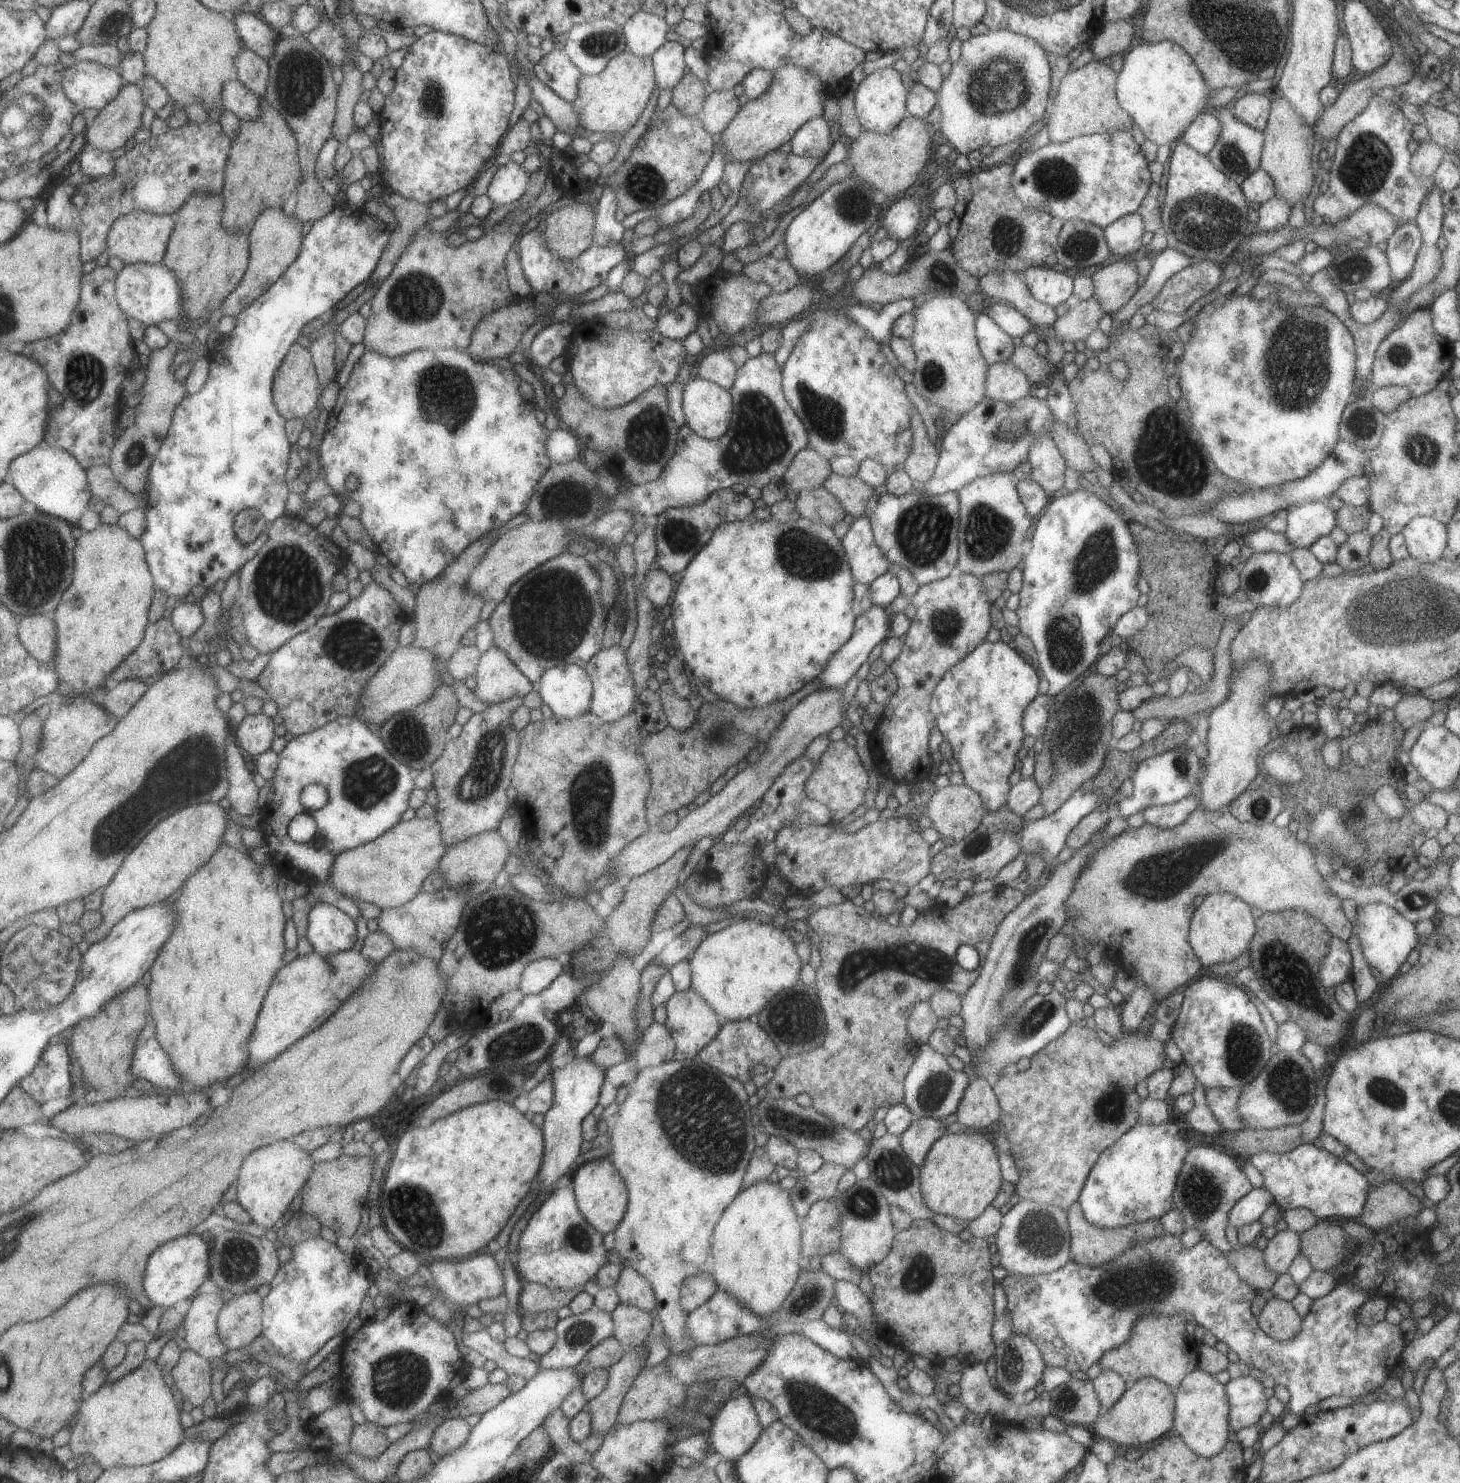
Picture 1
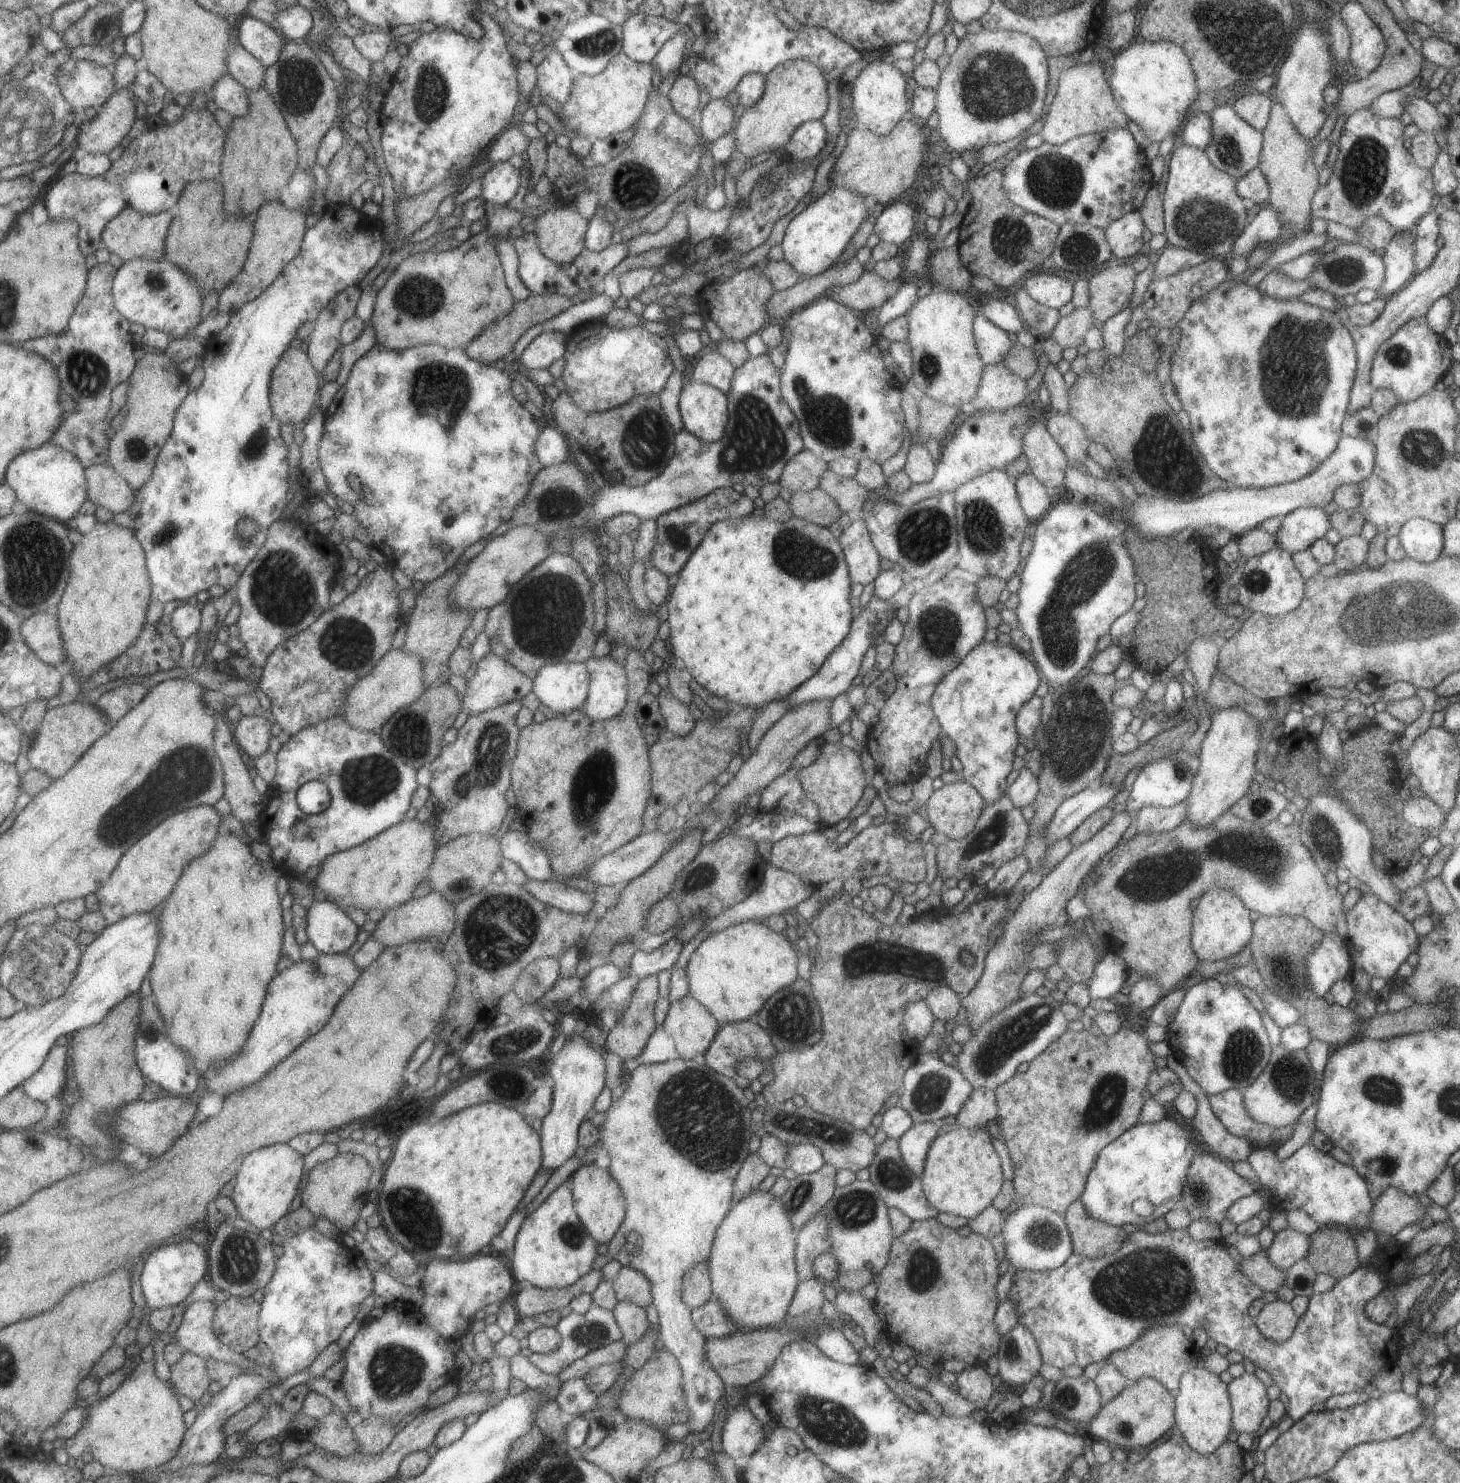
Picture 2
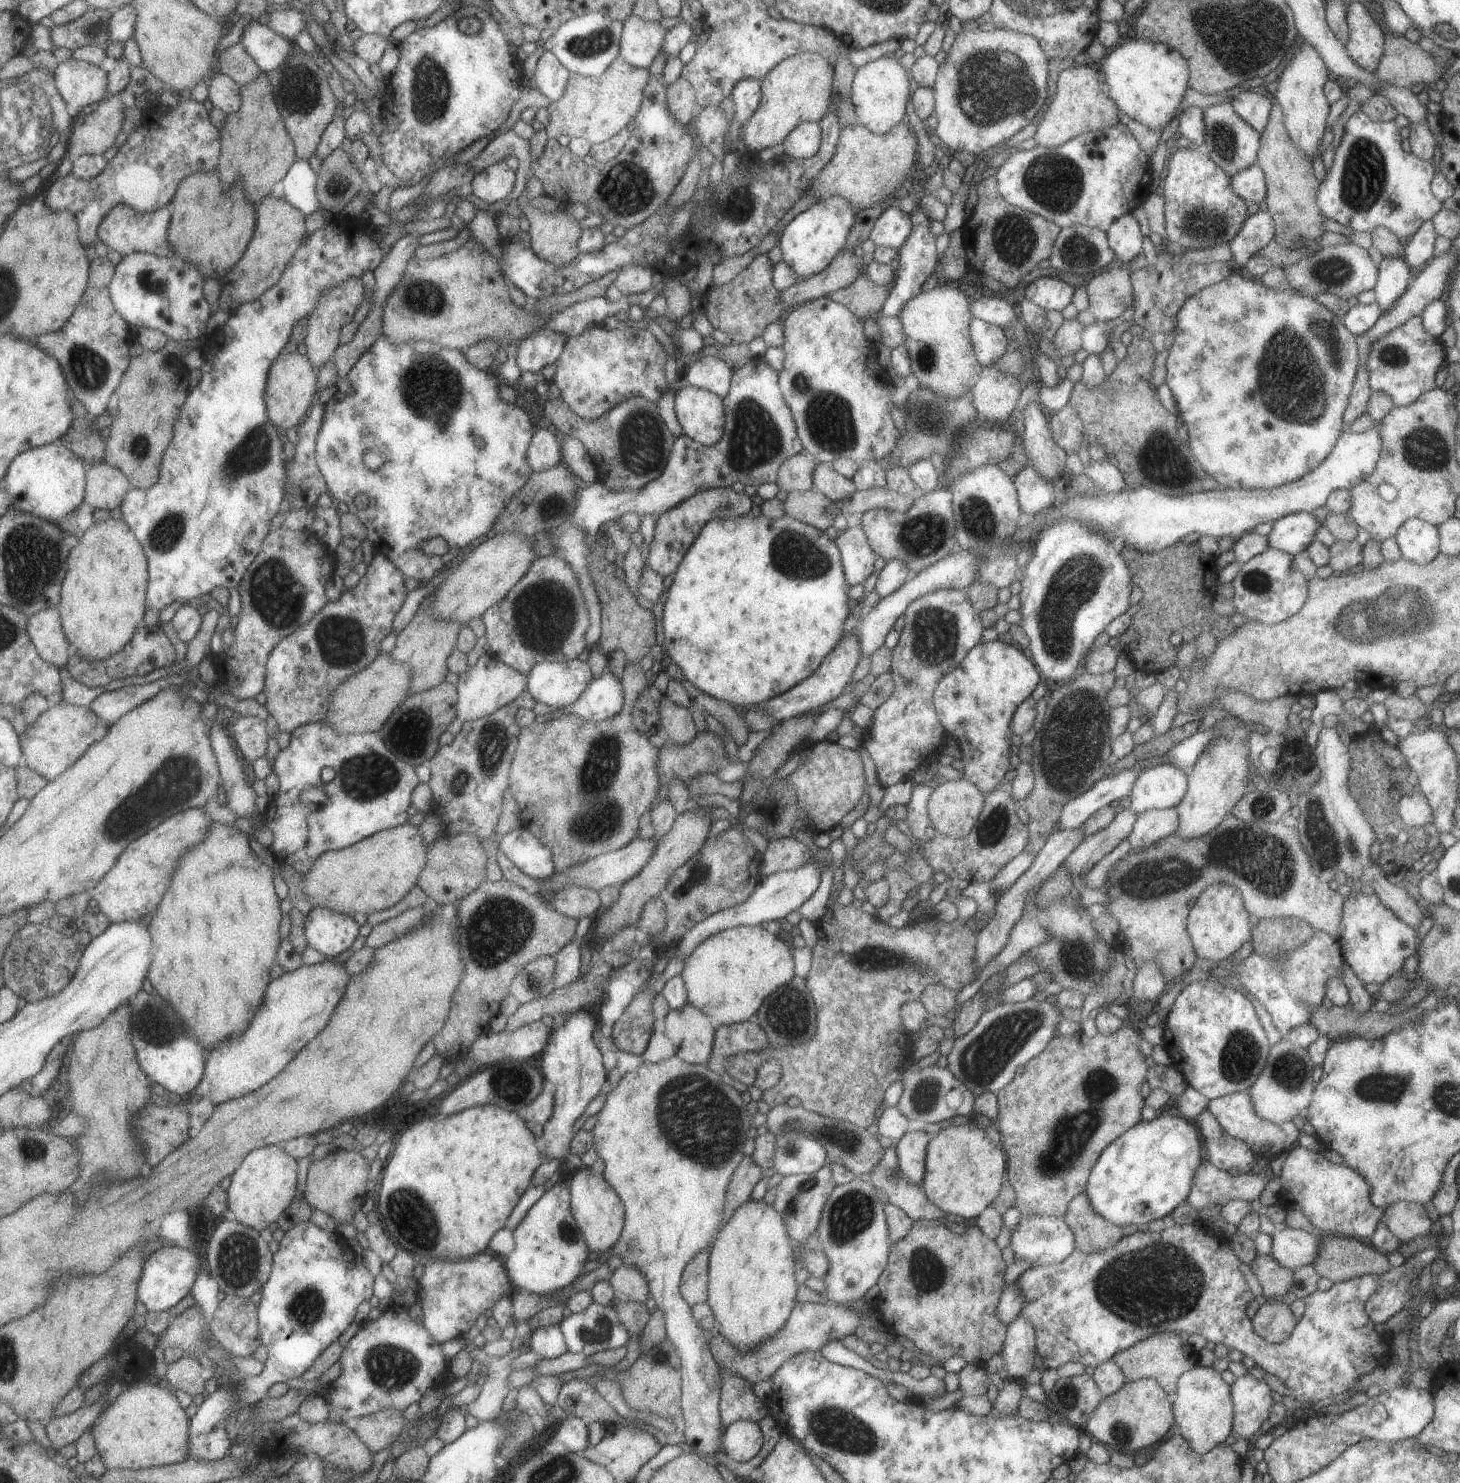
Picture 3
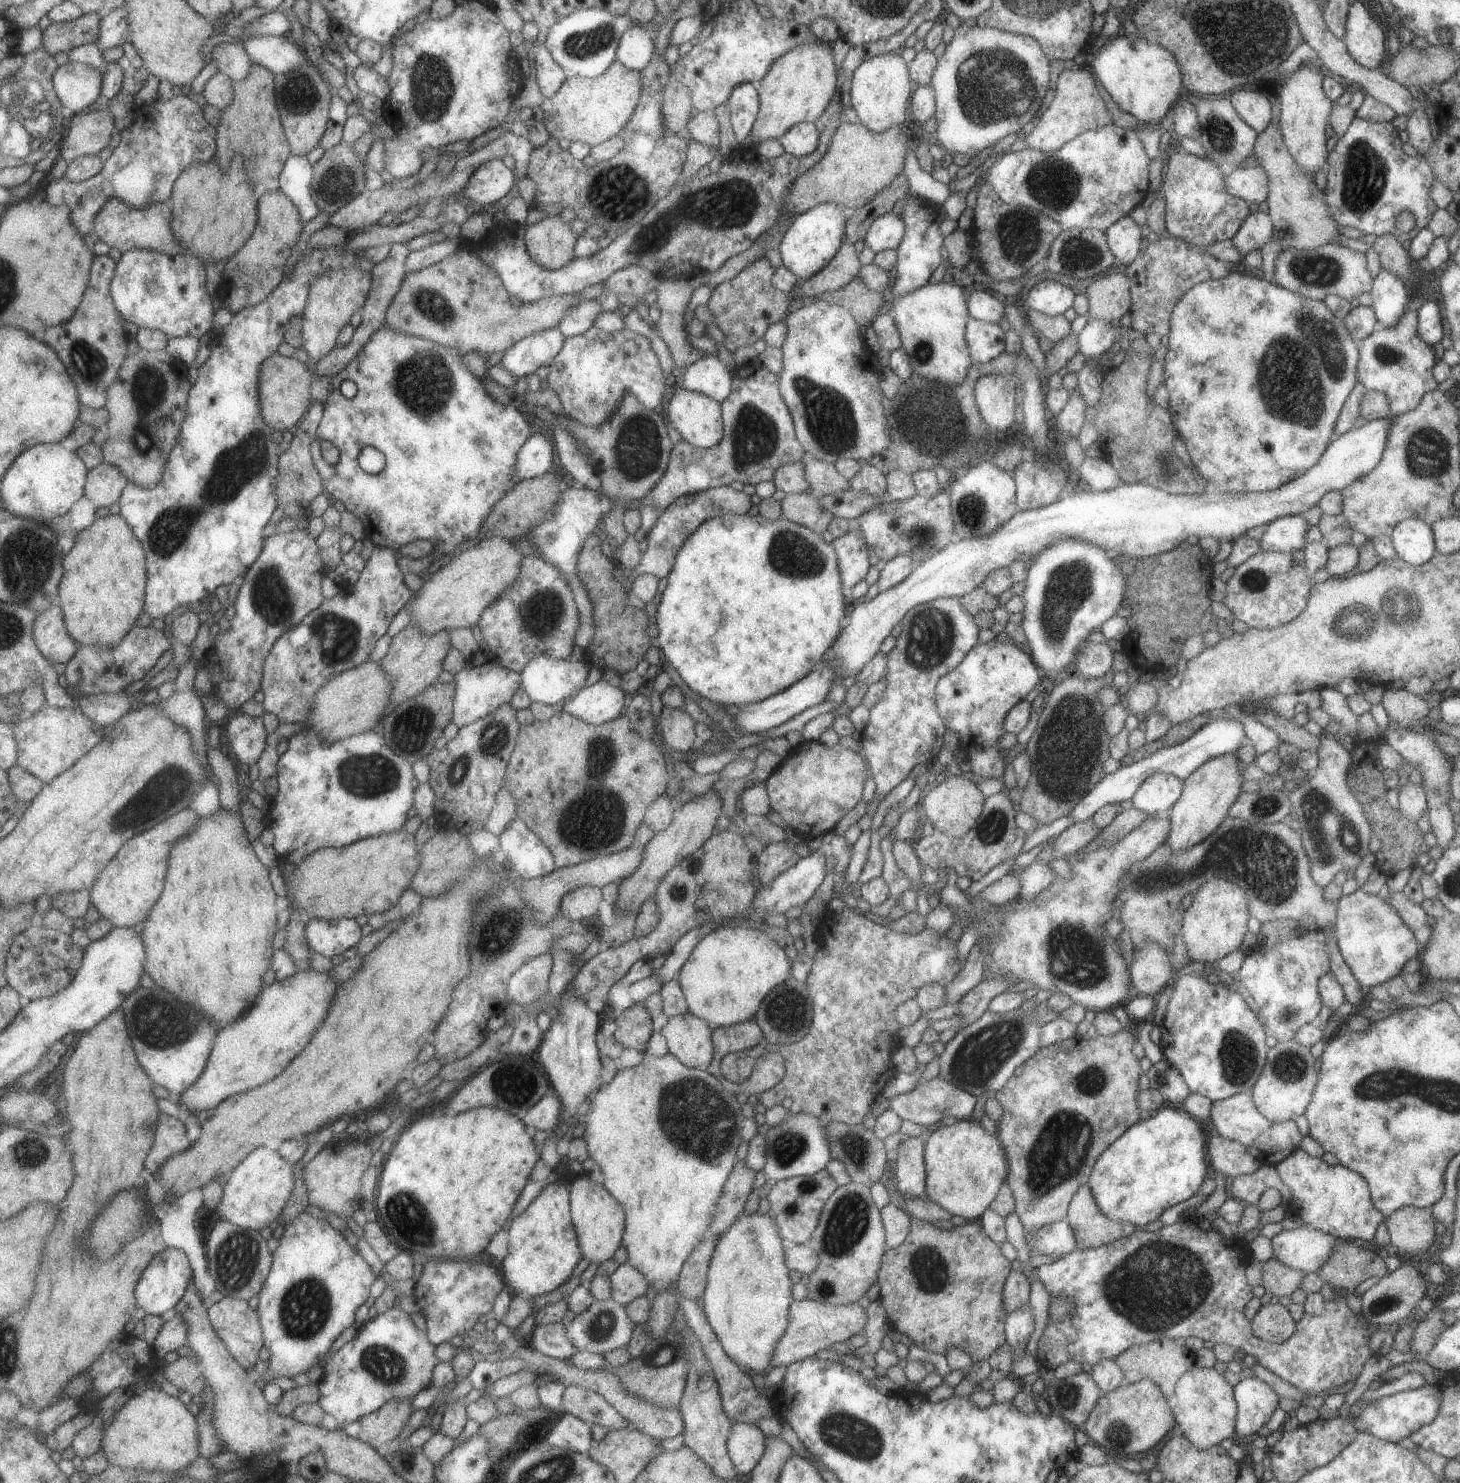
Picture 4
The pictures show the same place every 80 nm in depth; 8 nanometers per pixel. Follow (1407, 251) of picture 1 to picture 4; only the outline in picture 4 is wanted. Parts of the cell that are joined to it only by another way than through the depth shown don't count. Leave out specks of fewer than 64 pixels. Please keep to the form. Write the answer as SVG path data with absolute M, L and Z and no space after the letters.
M1380 268L1372 280L1370 293L1370 307L1379 324L1383 328L1393 326L1406 310L1410 293L1406 282L1387 269Z

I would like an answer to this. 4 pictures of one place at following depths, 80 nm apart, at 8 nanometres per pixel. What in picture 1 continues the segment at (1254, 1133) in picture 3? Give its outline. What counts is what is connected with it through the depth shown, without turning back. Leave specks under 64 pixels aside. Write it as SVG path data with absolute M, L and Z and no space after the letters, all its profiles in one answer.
M1204 1088L1204 1097L1209 1110L1223 1129L1236 1131L1244 1128L1236 1111L1237 1099L1239 1098L1238 1088Z

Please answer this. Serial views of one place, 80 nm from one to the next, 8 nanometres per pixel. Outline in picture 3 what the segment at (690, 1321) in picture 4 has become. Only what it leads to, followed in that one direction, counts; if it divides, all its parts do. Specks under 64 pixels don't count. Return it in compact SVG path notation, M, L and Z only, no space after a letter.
M719 1370L722 1383L718 1409L720 1426L723 1429L736 1420L752 1420L757 1423L768 1414L764 1402L753 1395L752 1385L743 1377Z

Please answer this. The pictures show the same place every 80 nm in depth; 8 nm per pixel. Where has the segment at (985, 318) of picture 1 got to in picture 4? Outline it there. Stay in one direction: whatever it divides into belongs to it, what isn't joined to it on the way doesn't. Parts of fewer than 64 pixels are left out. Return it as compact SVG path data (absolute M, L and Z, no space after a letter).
M969 317L964 337L973 363L986 363L1003 352L1003 330L997 323Z

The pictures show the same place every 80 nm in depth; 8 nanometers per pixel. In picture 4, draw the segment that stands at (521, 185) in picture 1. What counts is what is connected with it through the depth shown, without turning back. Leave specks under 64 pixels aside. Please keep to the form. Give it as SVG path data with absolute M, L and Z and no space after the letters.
M491 159L478 166L464 186L464 200L477 205L490 205L505 196L516 178L513 170L507 168L501 159Z

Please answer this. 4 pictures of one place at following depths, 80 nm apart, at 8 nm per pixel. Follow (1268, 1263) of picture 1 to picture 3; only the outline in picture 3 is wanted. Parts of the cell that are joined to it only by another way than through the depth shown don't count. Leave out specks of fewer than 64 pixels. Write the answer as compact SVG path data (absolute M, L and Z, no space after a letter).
M1282 1225L1272 1235L1270 1255L1286 1269L1312 1264L1321 1237L1319 1232L1308 1233Z

